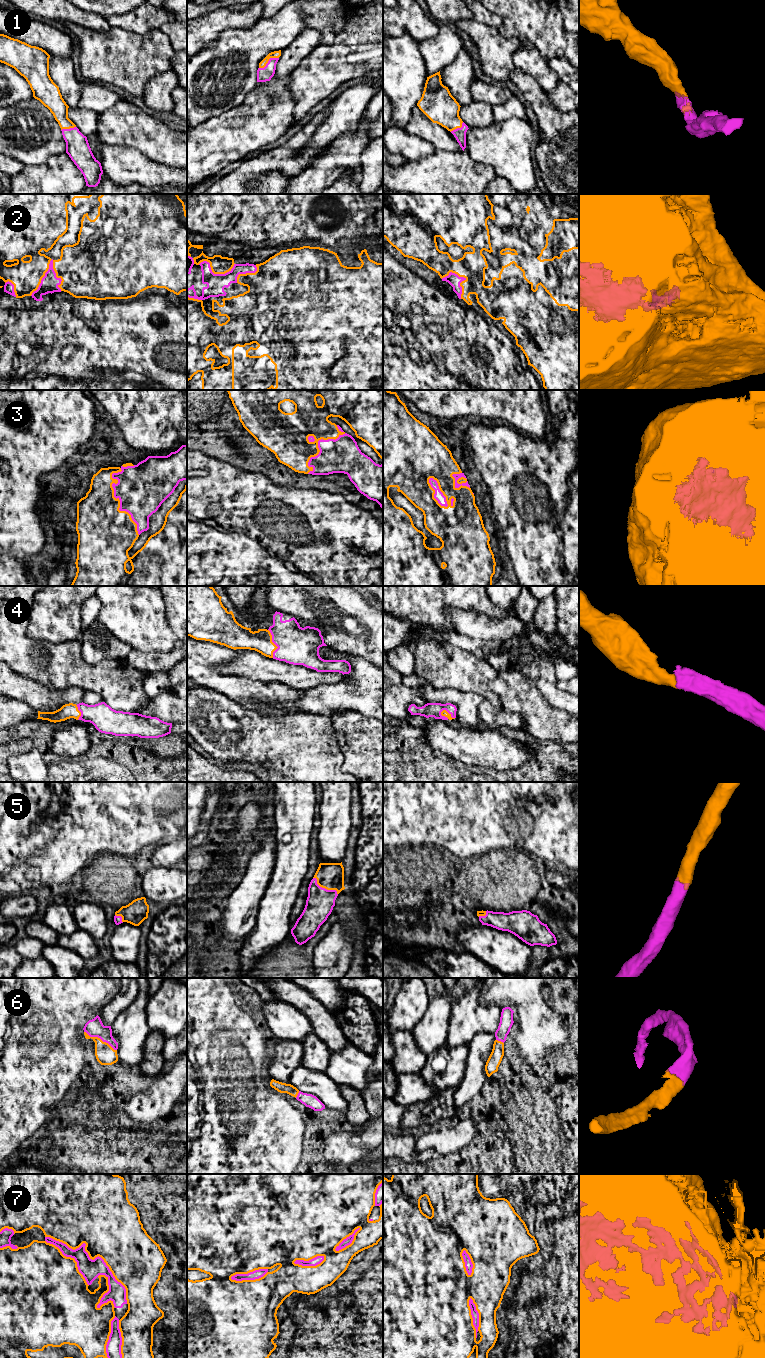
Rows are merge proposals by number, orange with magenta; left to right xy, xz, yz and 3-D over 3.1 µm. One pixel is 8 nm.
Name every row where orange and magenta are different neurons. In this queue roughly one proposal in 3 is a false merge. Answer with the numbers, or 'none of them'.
none of them

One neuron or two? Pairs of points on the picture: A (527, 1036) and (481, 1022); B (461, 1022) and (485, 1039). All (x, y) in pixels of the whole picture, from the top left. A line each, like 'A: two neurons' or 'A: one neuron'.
A: two neurons
B: two neurons

